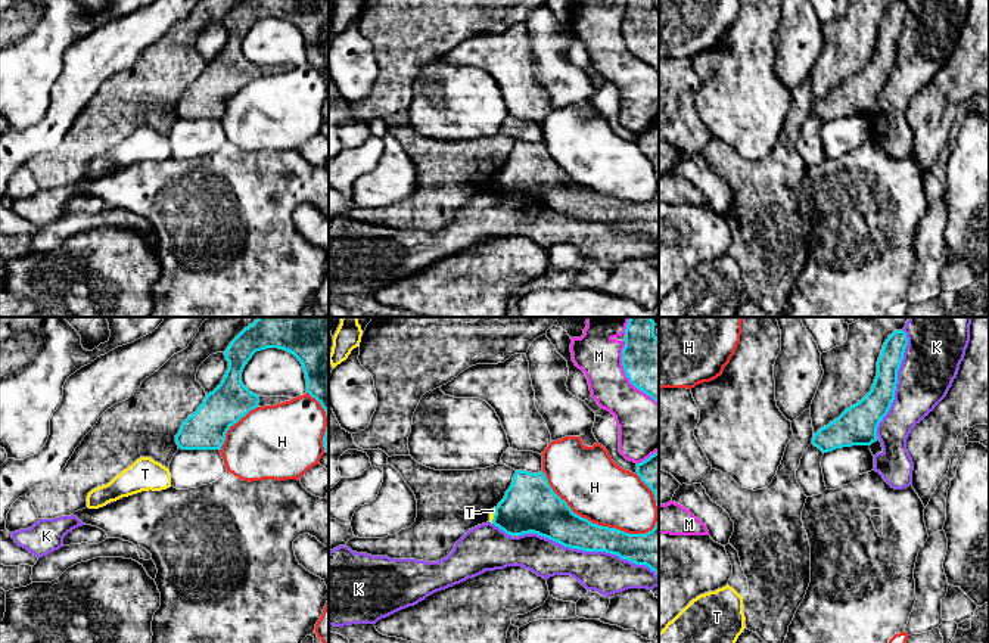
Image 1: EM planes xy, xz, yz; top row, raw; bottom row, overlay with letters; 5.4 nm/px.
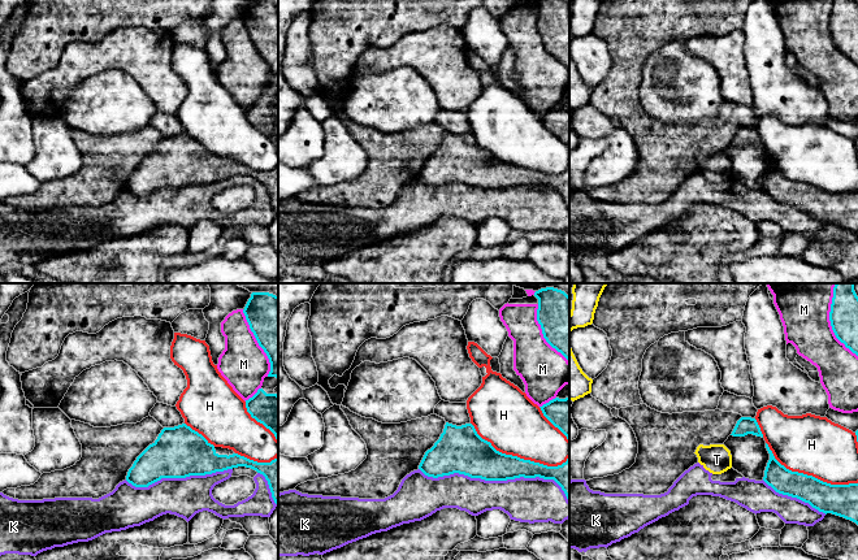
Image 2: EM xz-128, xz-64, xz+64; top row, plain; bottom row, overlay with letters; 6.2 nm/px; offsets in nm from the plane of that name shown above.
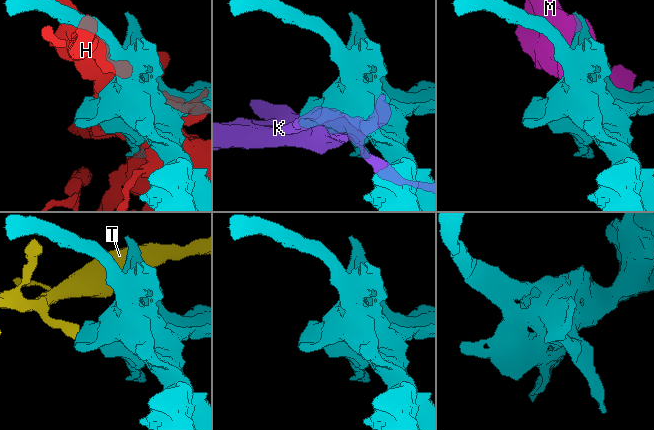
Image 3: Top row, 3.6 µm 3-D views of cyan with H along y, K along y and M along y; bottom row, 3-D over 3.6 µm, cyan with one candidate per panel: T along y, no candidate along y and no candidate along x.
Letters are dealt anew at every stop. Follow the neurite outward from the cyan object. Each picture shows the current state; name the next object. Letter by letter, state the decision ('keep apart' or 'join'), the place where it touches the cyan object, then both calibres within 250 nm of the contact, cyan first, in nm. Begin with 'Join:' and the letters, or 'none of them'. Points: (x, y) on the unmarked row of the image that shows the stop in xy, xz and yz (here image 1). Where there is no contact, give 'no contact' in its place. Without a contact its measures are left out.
Join: none of them
H: keep apart; meets cyan in xz at (596, 193); 220 nm thick on the cyan side, 360 nm on the other
K: keep apart; meets cyan in xz at (597, 220); 190 nm thick on the cyan side, 220 nm on the other
M: keep apart; meets cyan in xz at (625, 43); 300 nm thick on the cyan side, 240 nm on the other
T: keep apart; meets cyan in xz at (494, 185); 300 nm thick on the cyan side, 30 nm on the other

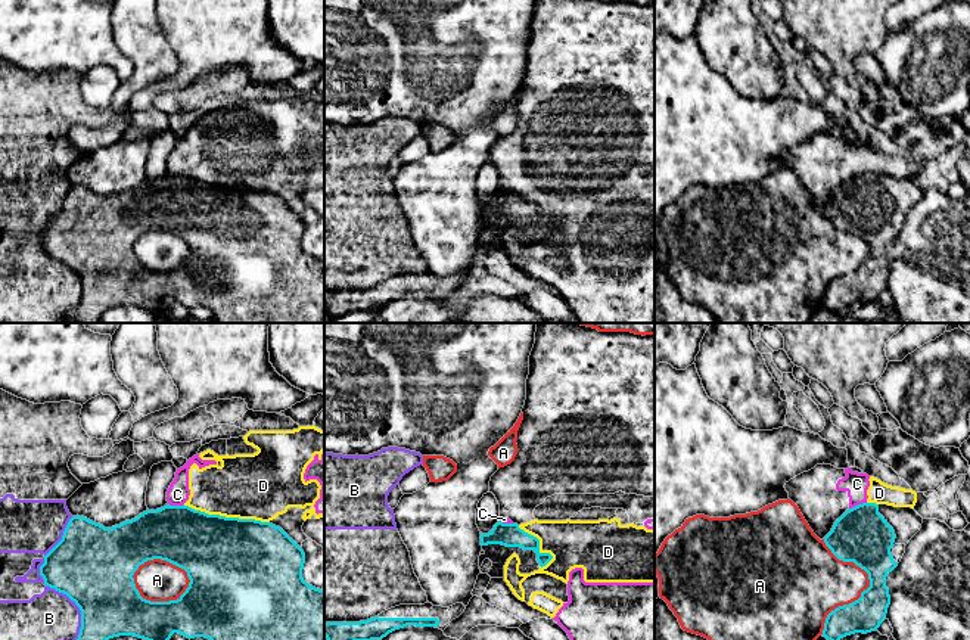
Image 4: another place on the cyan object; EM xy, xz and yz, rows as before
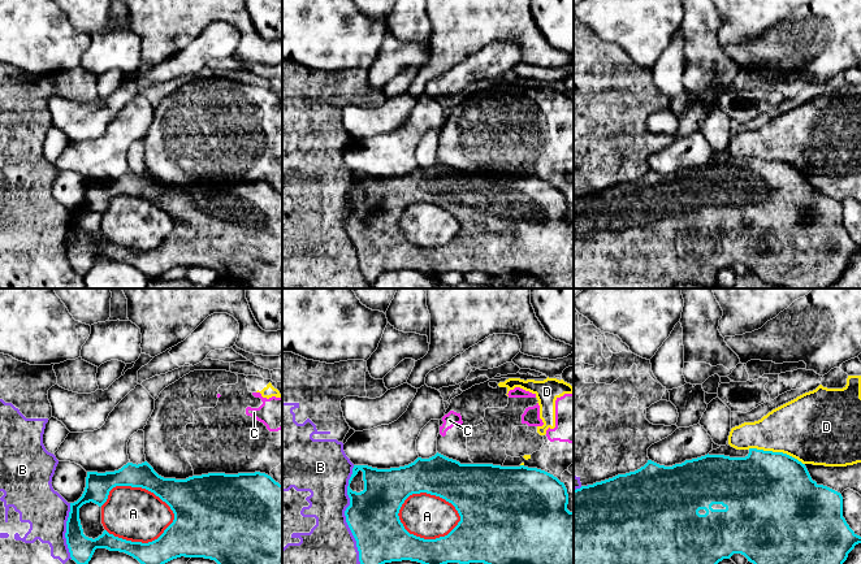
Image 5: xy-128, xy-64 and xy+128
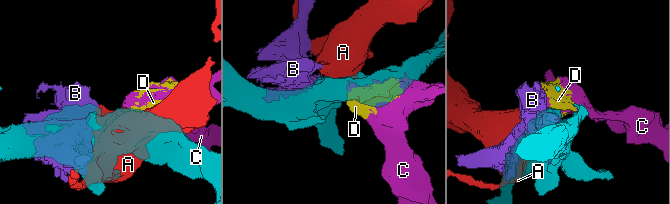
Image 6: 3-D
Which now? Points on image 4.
Join: none of them
A: keep apart; meets cyan in xy at (162, 229); 360 nm thick on the cyan side, 220 nm on the other
B: keep apart; meets cyan in xy at (49, 255); 400 nm thick on the cyan side, 280 nm on the other
C: keep apart; meets cyan in yz at (857, 176); 300 nm thick on the cyan side, 130 nm on the other
D: keep apart; meets cyan in xy at (224, 186); 480 nm thick on the cyan side, 360 nm on the other

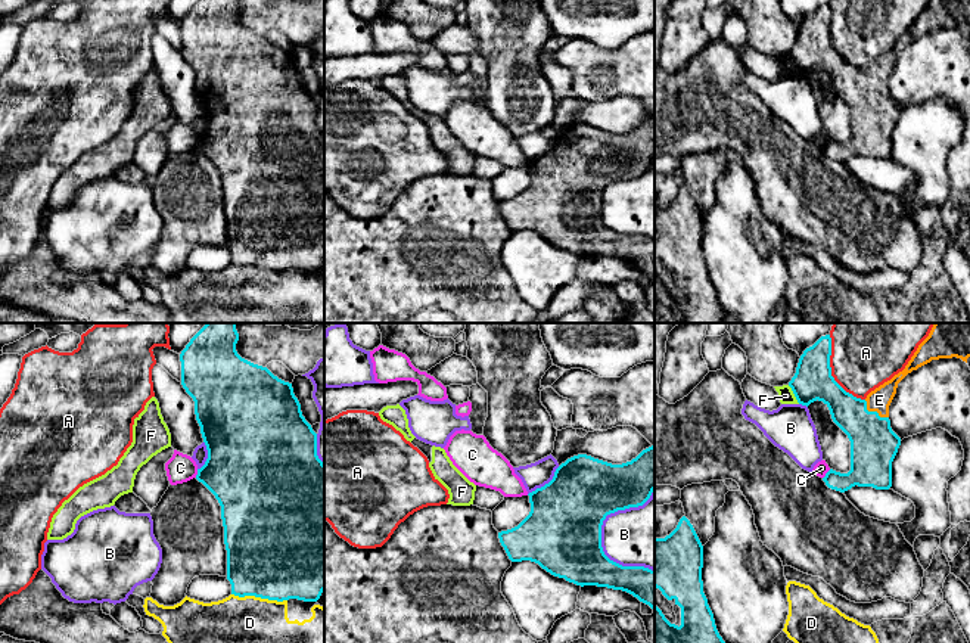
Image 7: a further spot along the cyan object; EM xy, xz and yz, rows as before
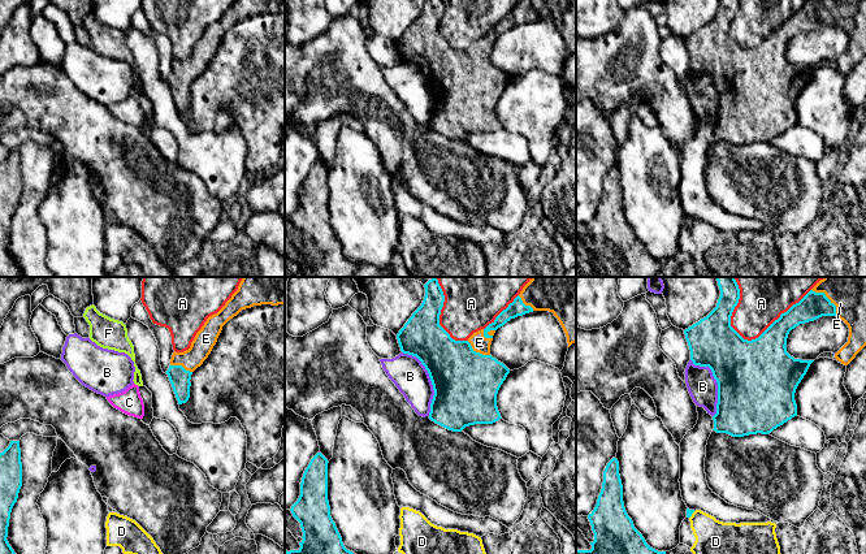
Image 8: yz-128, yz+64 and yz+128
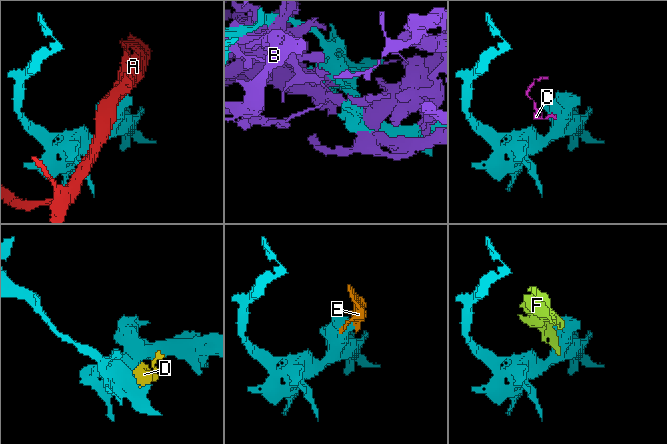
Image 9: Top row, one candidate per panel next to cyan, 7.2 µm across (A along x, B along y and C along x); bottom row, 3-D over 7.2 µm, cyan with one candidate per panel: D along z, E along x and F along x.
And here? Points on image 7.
Join: E
A: keep apart; meets cyan in yz at (830, 42); 220 nm thick on the cyan side, 340 nm on the other
B: keep apart; meets cyan in xz at (605, 188); 420 nm thick on the cyan side, 340 nm on the other
C: keep apart; meets cyan in yz at (826, 143); 220 nm thick on the cyan side, 80 nm on the other
D: keep apart; meets cyan in xy at (260, 266); 500 nm thick on the cyan side, 480 nm on the other
E: join; meets cyan in yz at (873, 81); 260 nm thick on the cyan side, 130 nm on the other
F: keep apart; meets cyan in yz at (793, 62); 220 nm thick on the cyan side, 80 nm on the other

